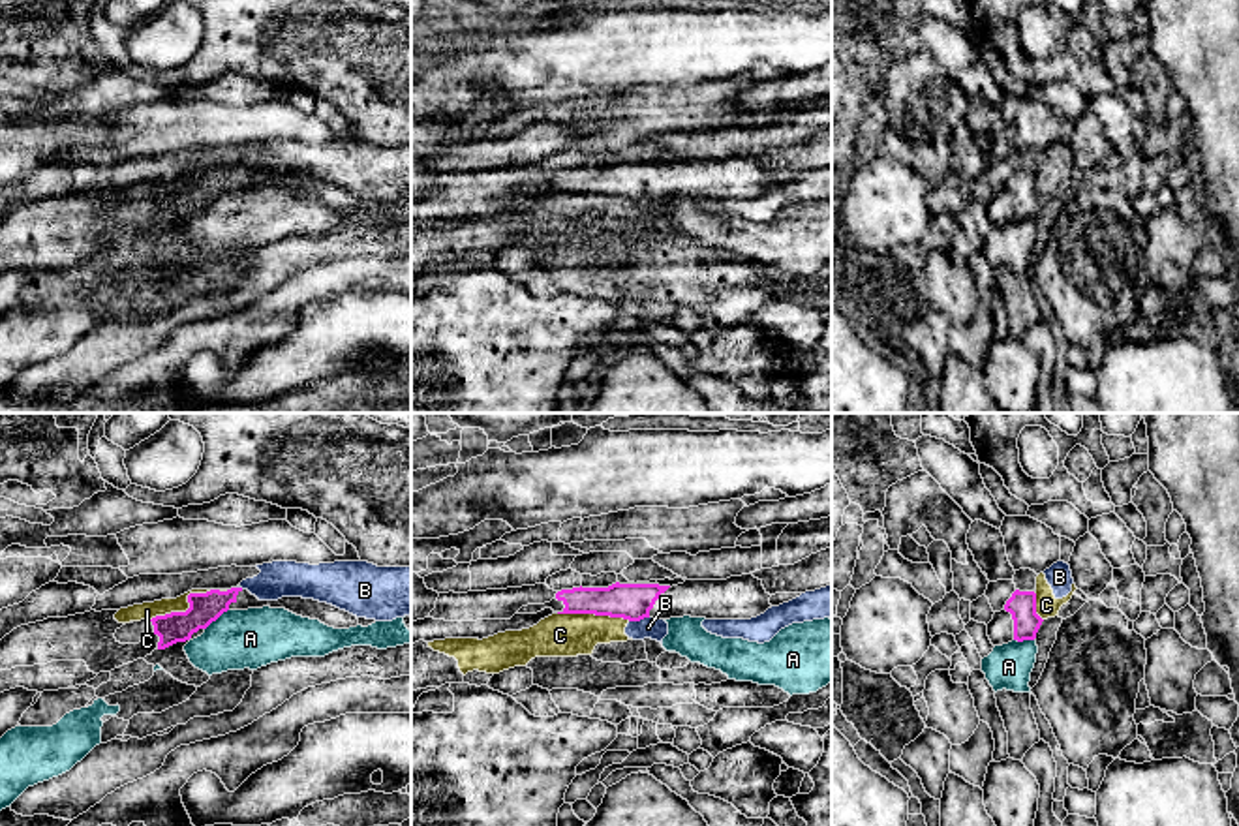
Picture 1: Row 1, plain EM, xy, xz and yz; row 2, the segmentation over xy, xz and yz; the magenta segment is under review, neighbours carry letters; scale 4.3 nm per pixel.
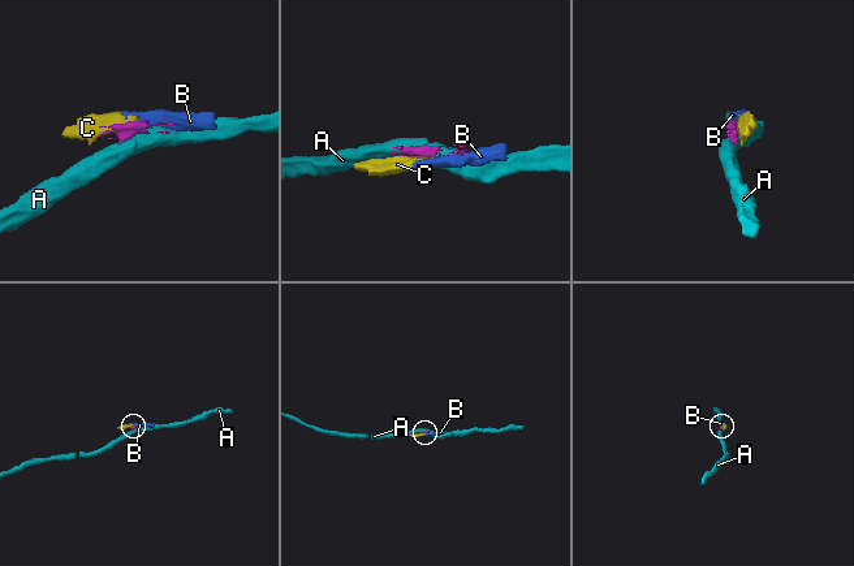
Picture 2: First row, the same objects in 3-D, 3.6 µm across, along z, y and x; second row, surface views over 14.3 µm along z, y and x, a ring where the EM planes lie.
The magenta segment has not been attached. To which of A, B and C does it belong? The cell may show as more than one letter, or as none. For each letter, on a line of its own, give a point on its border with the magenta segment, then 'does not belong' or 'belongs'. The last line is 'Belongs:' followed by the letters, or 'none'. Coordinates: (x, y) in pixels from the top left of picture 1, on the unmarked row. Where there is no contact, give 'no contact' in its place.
A: meets magenta in xy at (216, 198); does not belong
B: meets magenta in xz at (639, 199); does not belong
C: meets magenta in xy at (188, 188); does not belong
Belongs: none

